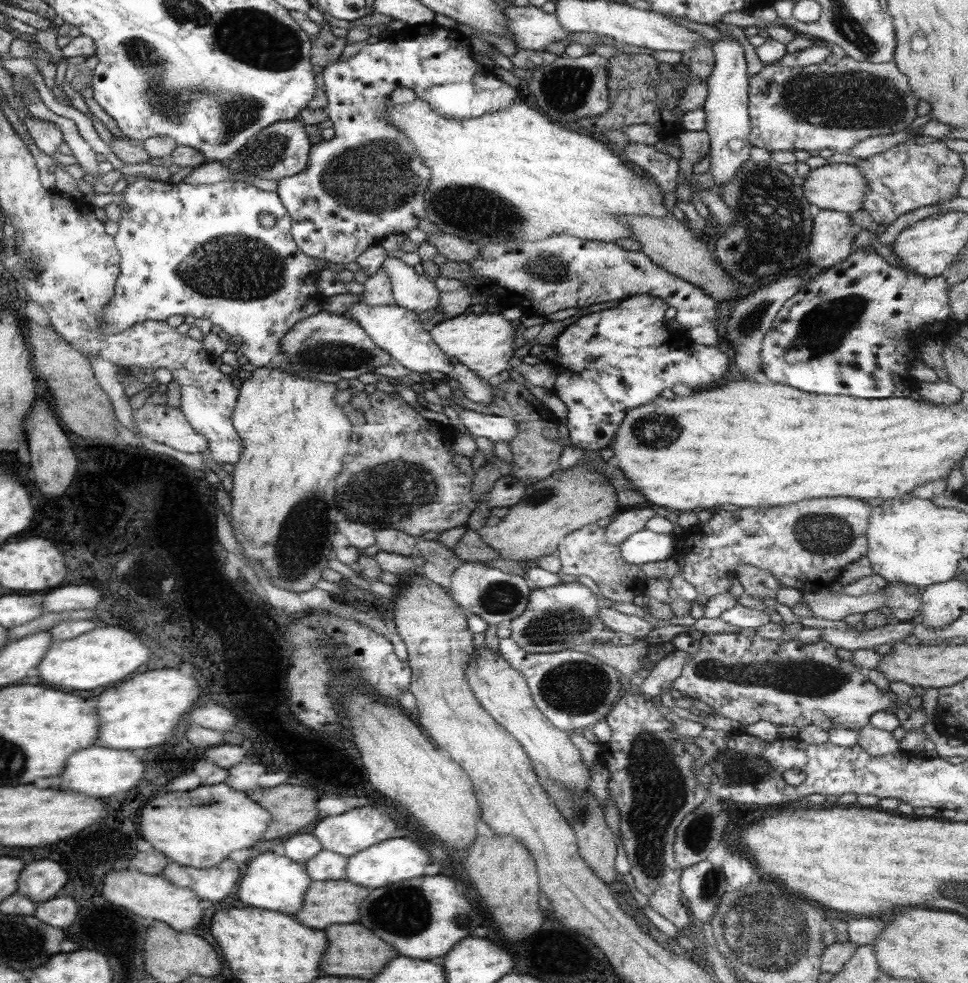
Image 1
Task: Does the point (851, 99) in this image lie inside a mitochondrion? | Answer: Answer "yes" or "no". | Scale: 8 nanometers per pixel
yes

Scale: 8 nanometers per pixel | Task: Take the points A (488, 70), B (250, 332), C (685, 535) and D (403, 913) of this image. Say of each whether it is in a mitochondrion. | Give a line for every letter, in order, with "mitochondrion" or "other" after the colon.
A: other
B: other
C: other
D: mitochondrion

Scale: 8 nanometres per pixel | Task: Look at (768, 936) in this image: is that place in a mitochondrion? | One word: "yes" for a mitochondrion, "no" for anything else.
yes

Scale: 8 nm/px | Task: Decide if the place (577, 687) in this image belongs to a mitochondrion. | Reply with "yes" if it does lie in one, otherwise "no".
yes

